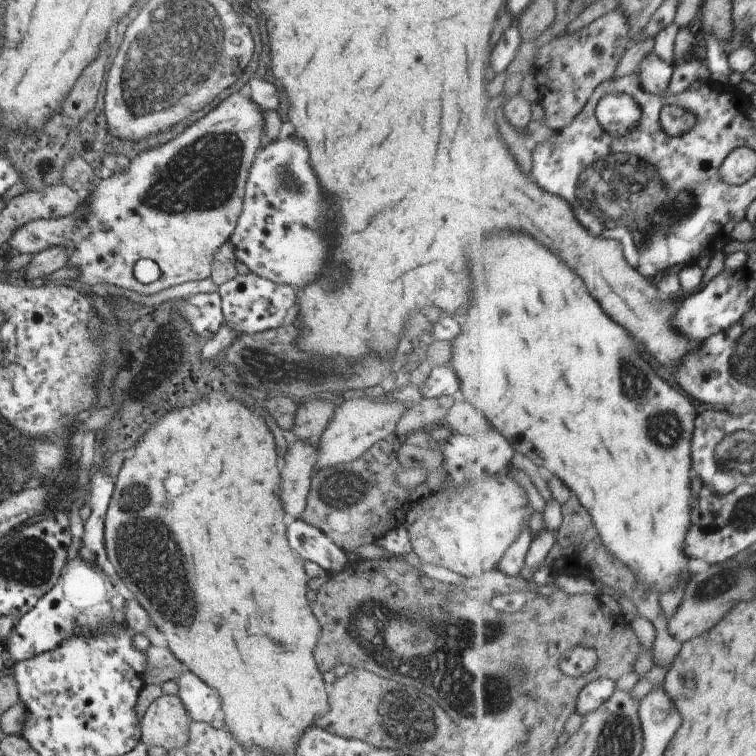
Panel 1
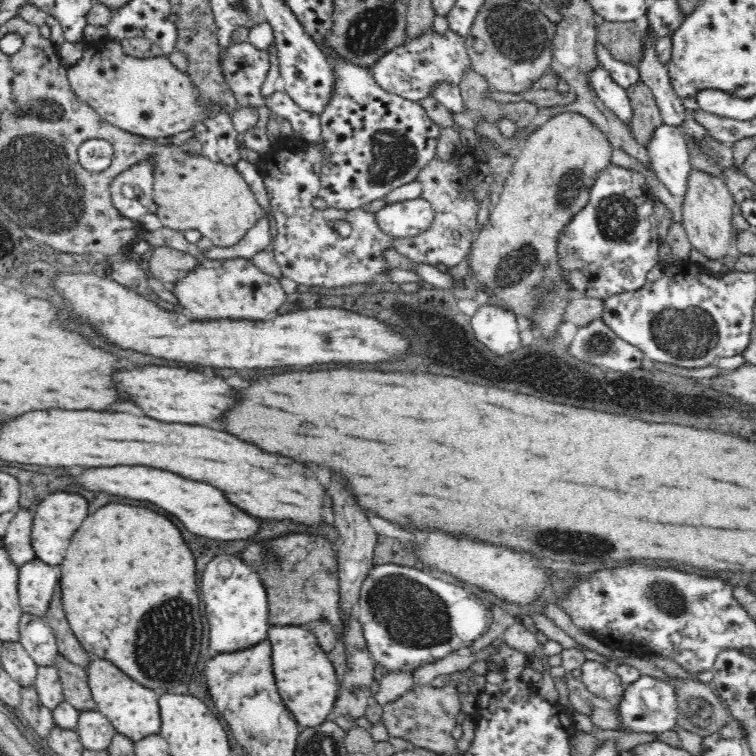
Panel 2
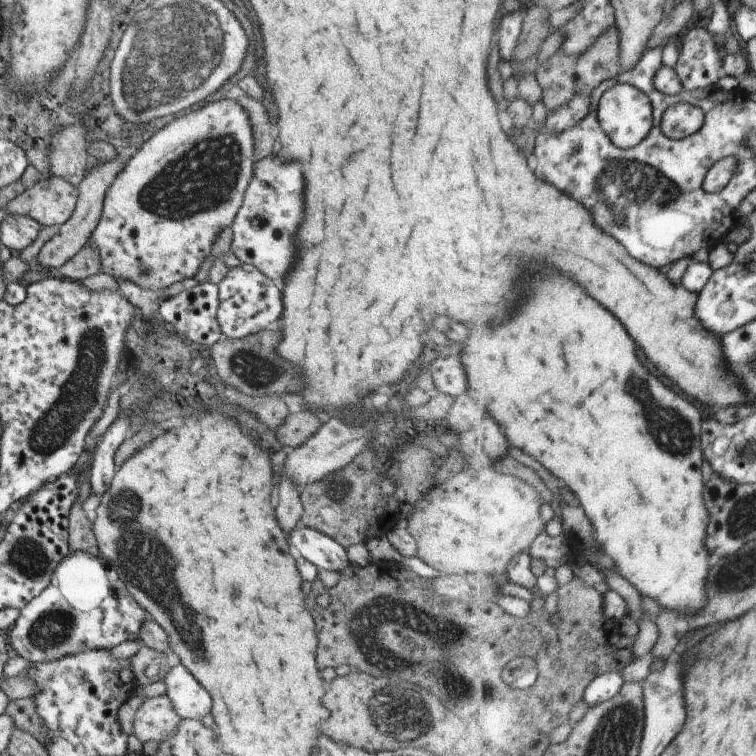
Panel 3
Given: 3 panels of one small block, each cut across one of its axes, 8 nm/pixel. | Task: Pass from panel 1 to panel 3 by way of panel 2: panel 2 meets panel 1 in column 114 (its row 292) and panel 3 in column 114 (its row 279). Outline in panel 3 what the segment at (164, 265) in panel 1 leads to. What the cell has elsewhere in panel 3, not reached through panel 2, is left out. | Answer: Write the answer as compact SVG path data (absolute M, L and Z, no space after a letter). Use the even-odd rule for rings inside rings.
M223 98L215 102L209 102L205 106L197 108L197 110L187 112L179 118L174 118L166 126L137 146L133 146L129 158L123 164L122 170L117 172L117 176L113 178L113 182L109 184L101 206L101 214L97 222L97 226L90 232L86 243L97 250L99 256L99 272L101 274L109 274L112 278L119 280L131 280L133 284L145 288L145 290L164 290L175 282L181 282L185 278L193 278L197 273L202 261L209 257L211 244L215 238L226 227L231 226L231 221L235 218L237 210L241 206L241 201L248 184L249 177L252 174L253 165L251 157L253 154L253 136L251 132L251 124L247 112L237 104L236 100Z

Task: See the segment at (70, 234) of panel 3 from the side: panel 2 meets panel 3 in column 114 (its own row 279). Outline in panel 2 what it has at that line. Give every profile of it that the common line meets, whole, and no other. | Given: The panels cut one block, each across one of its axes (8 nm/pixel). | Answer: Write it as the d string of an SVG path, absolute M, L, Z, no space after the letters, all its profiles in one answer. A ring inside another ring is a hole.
M169 246L155 247L143 260L144 269L150 276L162 282L176 282L186 272L192 270L200 259L188 252L176 250Z

